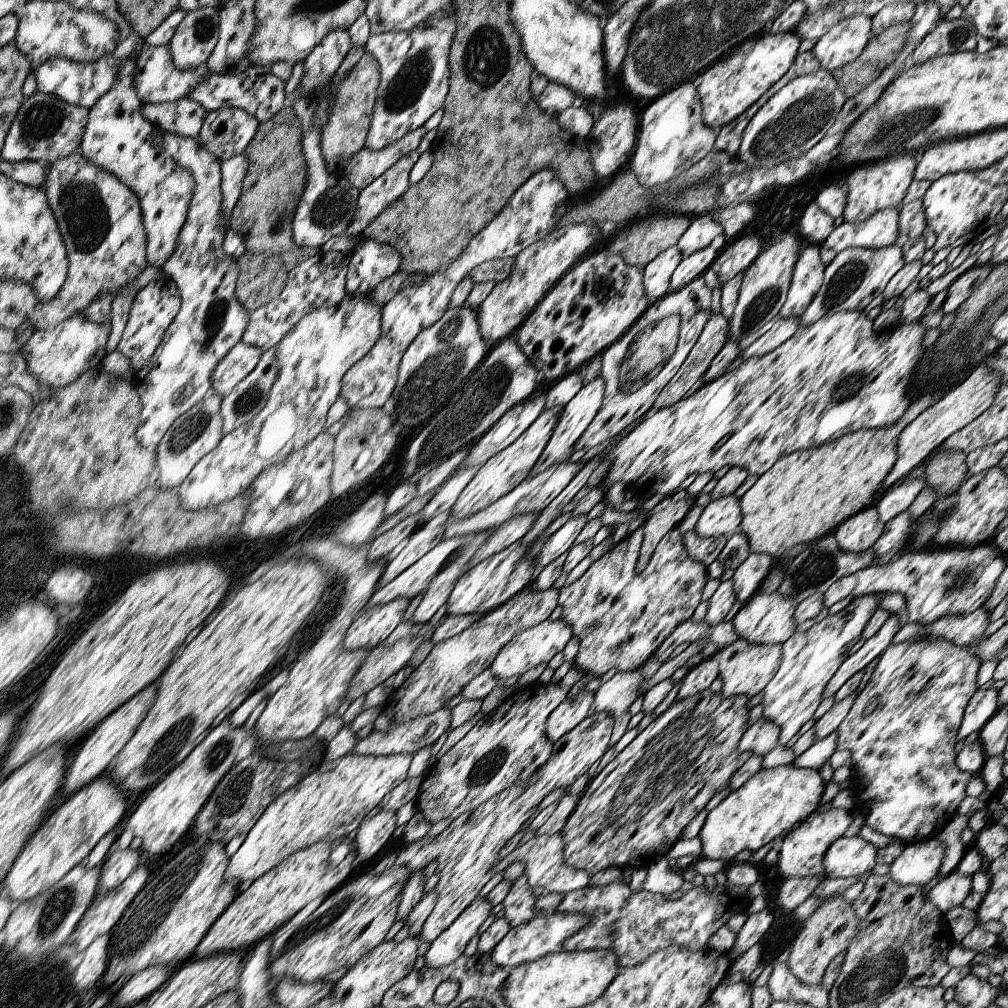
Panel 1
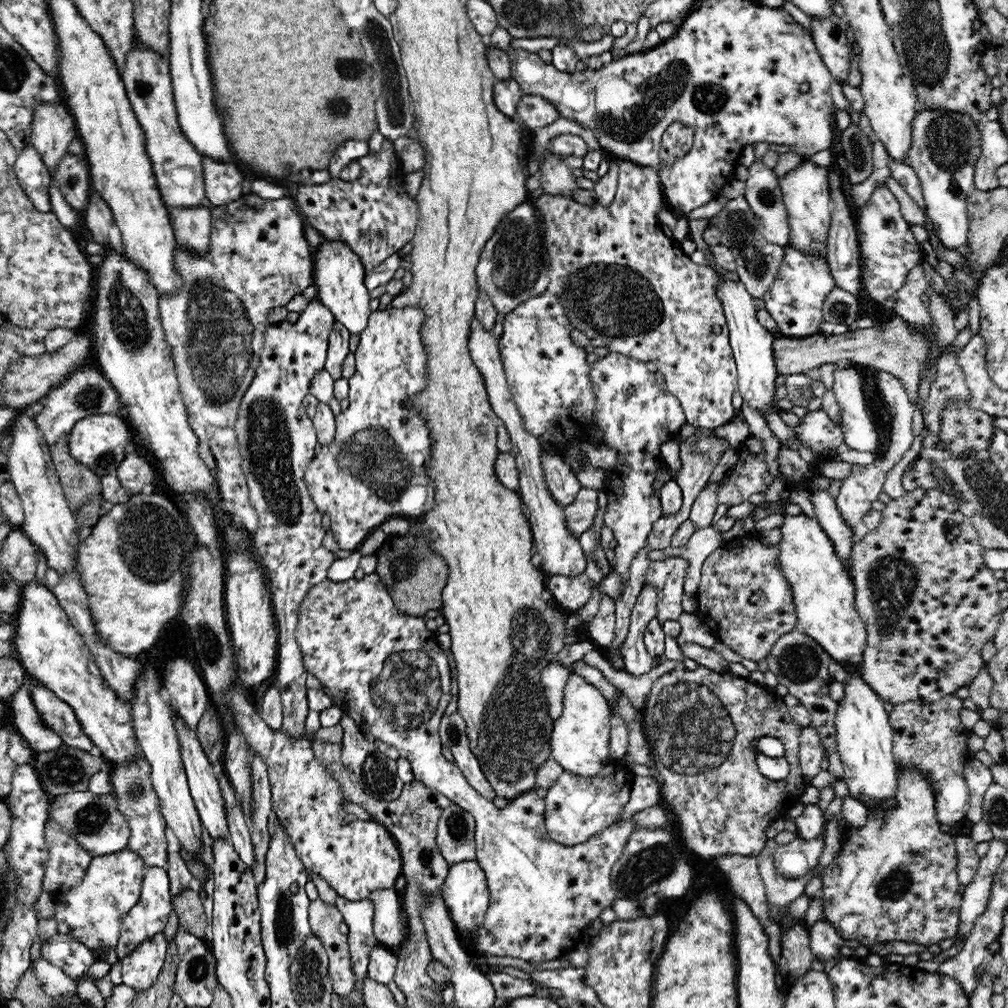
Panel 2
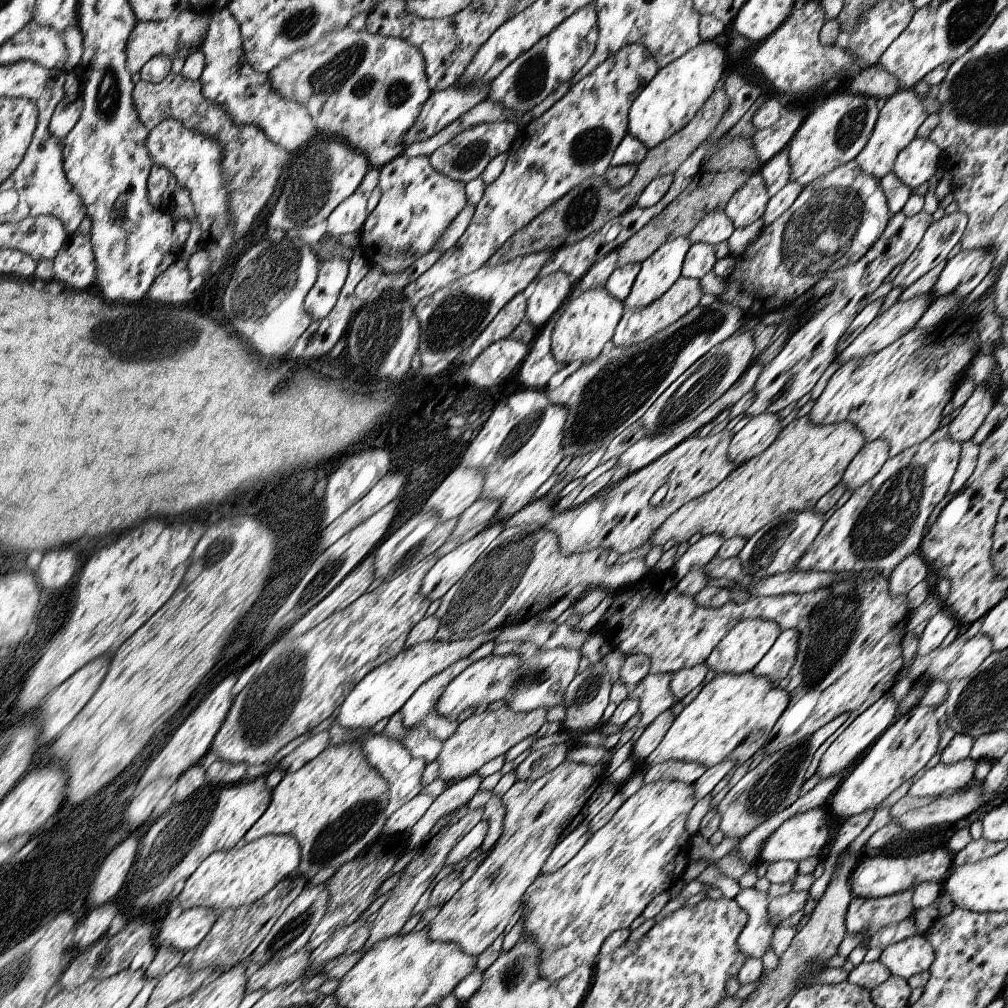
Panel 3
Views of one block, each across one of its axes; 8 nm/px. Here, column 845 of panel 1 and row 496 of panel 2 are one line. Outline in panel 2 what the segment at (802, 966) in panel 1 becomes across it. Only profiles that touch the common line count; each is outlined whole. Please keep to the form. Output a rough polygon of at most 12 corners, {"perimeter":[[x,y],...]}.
{"perimeter":[[948,494],[852,546],[862,680],[936,704],[984,668],[998,580]]}

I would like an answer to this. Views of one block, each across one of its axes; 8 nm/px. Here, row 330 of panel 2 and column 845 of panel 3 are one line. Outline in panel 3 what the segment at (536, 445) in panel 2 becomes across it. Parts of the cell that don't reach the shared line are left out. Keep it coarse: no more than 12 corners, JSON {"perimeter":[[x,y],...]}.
{"perimeter":[[867,442],[841,478],[861,490],[889,462],[889,444]]}

